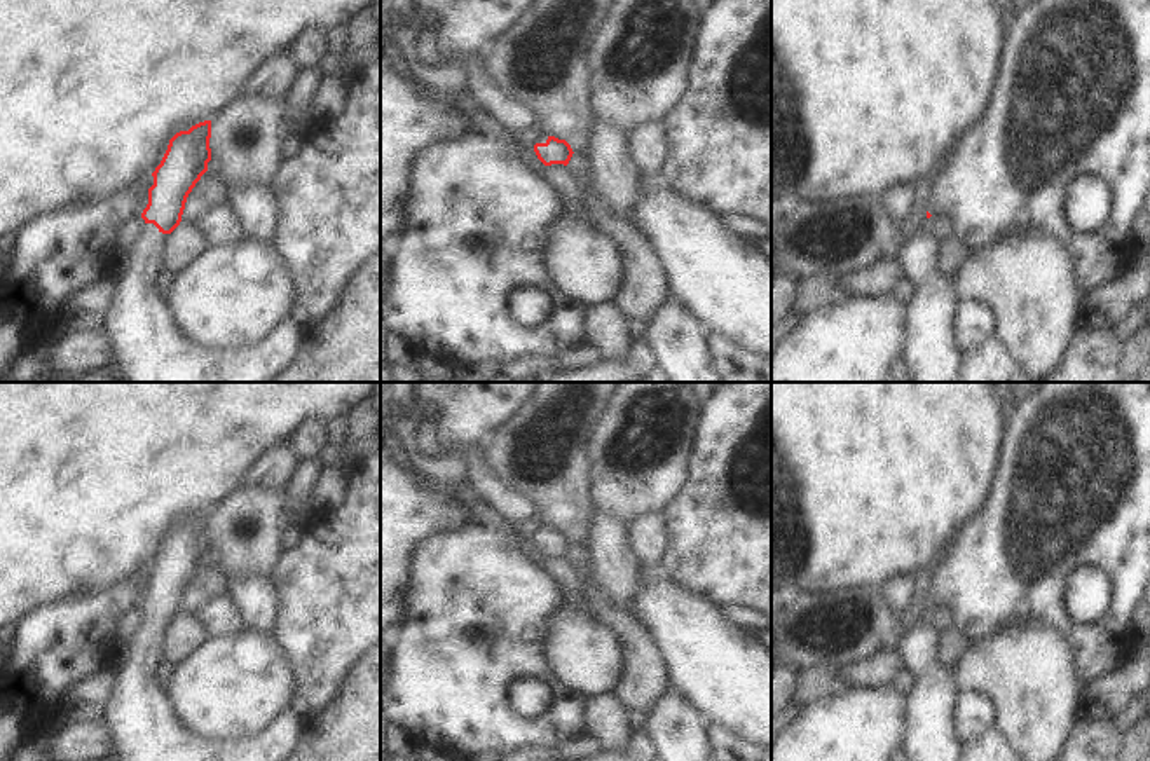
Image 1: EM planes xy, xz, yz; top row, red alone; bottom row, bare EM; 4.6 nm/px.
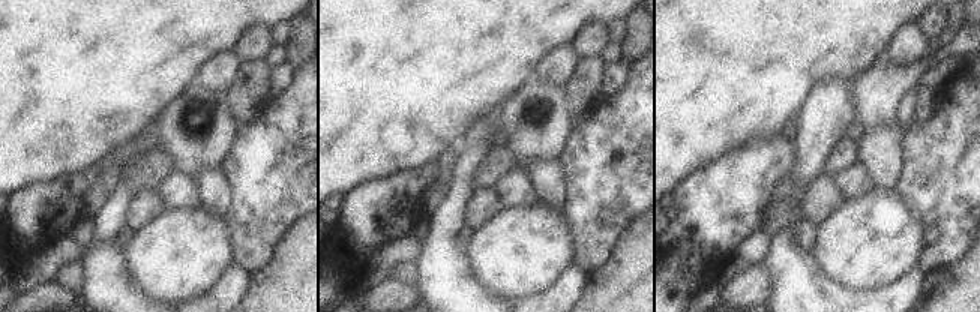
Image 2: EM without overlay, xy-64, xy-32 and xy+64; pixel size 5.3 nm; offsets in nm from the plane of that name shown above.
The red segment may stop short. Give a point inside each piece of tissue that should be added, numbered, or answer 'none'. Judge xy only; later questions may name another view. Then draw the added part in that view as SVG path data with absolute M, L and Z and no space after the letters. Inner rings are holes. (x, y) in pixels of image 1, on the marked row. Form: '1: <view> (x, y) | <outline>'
1: xy (150, 346) | M145 223L129 250L105 328L115 346L115 370L127 382L272 382L298 358L305 330L295 316L269 339L244 349L197 344L178 323L157 279L171 234Z

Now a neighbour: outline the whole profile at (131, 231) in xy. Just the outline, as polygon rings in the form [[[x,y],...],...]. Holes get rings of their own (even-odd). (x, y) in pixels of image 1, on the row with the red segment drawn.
[[[134,216],[122,225],[117,241],[119,253],[129,251],[133,248],[133,244],[140,239],[143,227],[145,220],[141,216]]]

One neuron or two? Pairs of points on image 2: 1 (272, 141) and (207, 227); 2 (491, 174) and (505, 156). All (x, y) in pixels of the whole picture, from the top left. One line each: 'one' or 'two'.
1: two
2: one

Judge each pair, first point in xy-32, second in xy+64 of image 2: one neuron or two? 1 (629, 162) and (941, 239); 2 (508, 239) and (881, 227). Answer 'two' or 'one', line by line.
1: one
2: one

